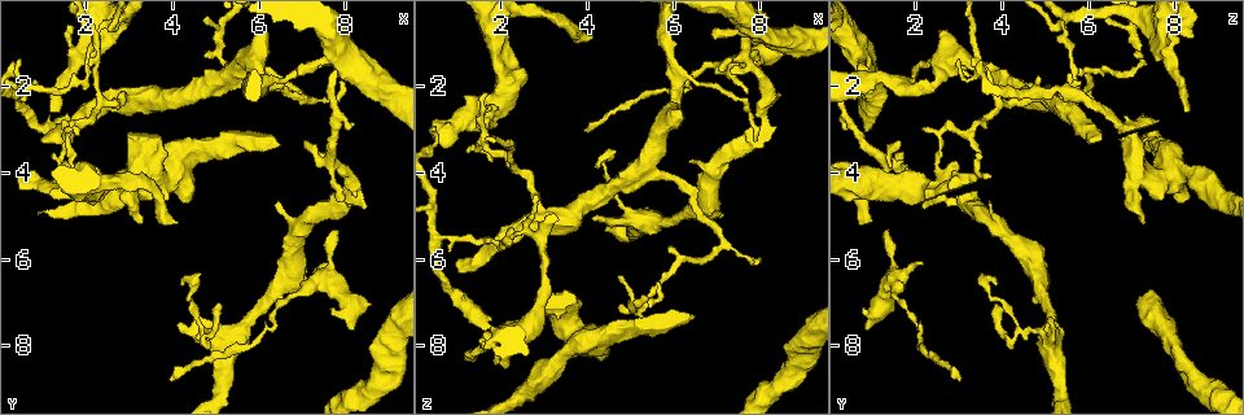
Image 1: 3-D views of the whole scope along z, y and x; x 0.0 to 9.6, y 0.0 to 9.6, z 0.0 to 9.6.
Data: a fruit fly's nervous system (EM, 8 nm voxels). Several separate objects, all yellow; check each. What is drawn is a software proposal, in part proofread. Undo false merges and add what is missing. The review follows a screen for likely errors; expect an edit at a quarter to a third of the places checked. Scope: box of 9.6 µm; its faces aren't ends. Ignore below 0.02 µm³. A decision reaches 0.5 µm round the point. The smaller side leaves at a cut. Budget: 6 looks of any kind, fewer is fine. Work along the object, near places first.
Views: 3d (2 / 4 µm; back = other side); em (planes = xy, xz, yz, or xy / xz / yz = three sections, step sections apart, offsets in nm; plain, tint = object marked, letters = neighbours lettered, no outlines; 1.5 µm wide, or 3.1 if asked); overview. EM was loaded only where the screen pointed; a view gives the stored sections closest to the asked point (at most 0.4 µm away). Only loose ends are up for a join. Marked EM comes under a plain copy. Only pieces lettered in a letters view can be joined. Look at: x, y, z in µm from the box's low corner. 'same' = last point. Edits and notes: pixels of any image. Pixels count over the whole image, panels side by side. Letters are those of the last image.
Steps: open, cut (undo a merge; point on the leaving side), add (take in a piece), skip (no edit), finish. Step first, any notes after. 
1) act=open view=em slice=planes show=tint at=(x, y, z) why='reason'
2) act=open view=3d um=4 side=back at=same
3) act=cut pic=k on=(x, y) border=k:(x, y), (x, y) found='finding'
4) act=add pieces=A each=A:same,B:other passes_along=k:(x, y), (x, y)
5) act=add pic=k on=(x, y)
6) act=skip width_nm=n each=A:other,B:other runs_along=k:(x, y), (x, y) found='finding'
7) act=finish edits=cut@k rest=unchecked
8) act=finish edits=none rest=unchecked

act=open view=em slice=yz step=4 show=letters at=(6.50, 4.65, 3.70) why='thick end'

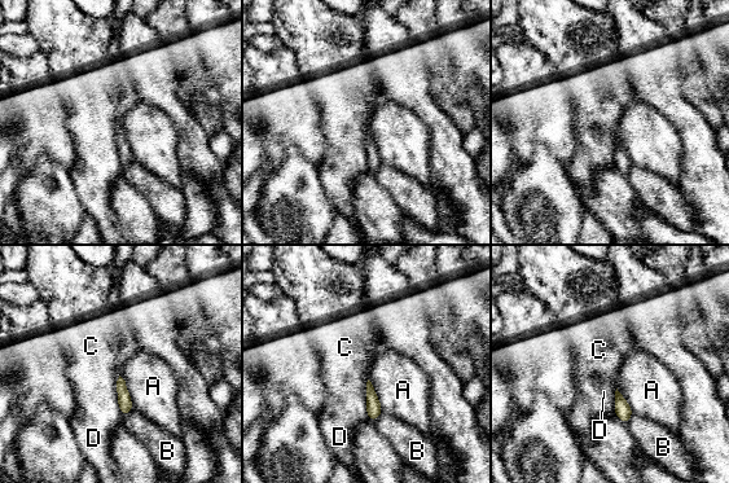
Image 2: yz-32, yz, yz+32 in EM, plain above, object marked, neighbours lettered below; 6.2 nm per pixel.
act=open view=em slice=planes show=letters at=same

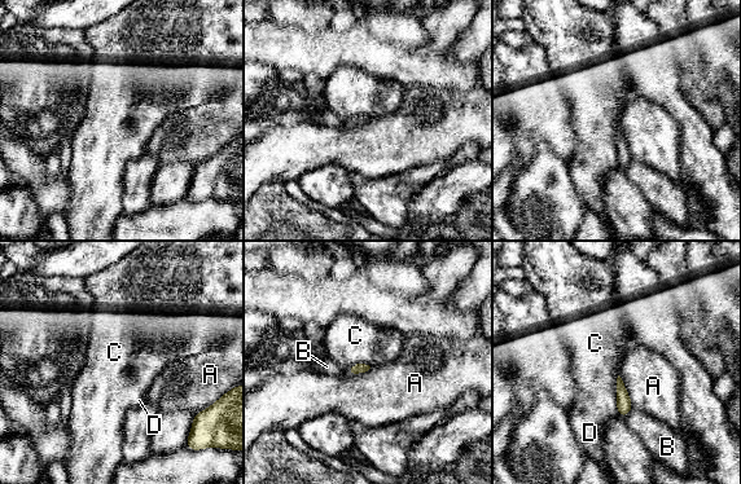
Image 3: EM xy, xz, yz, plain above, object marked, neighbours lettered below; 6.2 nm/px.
act=skip each=A:other,B:other,C:other,D:other border=3:(618, 374), (615, 406) found='none of them fits'

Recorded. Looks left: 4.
act=open view=em slice=planes show=letters at=(7.85, 1.95, 6.15) why='thin end'

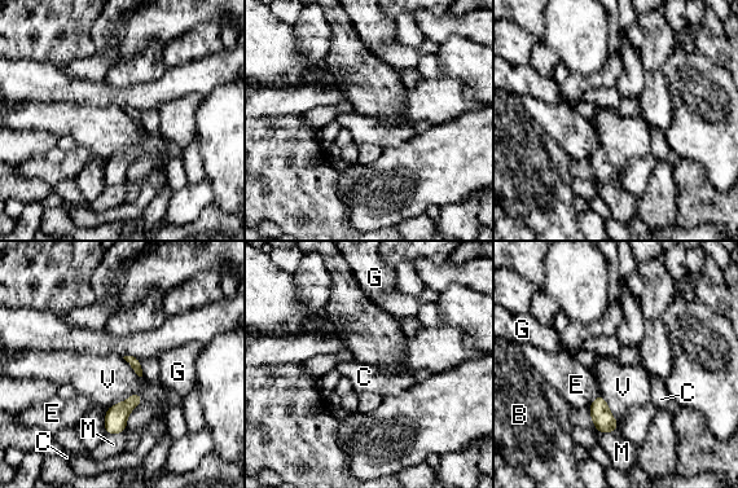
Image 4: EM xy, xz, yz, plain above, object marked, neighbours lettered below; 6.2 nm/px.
act=skip width_nm=70 longest_contact=V:240nm each=B:other,C:other,E:other,G:other,M:other,V:other found='no lettered piece goes on from it'

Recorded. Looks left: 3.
act=open view=3d um=4 at=(2.35, 0.80, 5.45) why='two arms in line, one across'

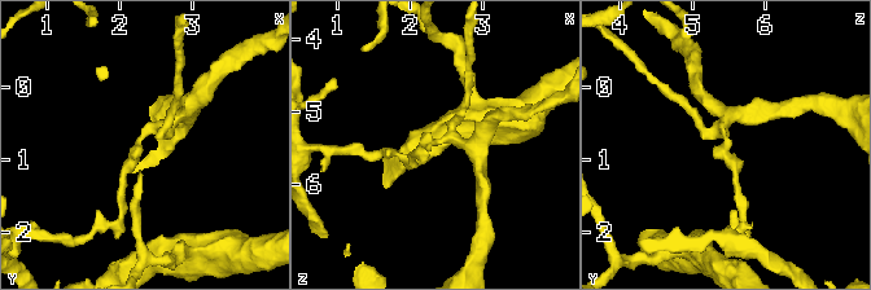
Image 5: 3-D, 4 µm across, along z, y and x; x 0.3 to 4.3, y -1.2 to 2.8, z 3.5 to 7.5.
act=open view=em slice=planes show=tint at=(2.30, 0.75, 5.40) arms=3

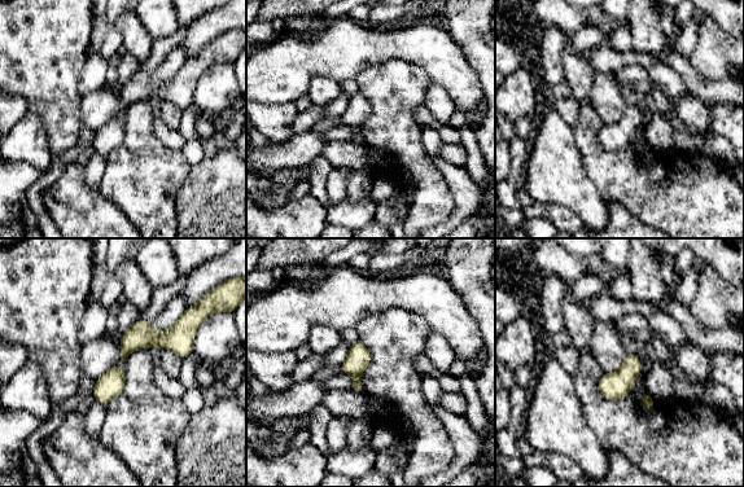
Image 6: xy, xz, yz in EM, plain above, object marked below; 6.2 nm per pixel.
act=open view=em slice=planes show=letters at=same

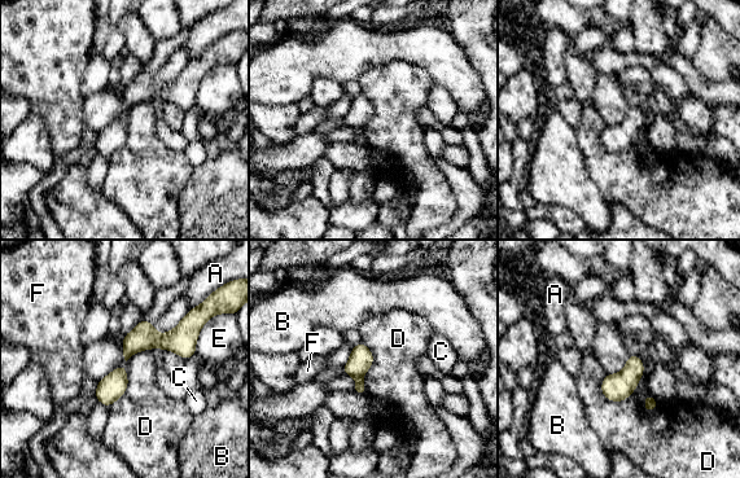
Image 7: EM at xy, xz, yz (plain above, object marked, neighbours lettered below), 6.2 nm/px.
act=cut pic=7 on=(360, 360) width_nm=160 each=A:other,B:other,C:other,D:other,E:other,F:other found='two neurons meet here'

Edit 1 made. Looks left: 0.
act=finish edits=cut@7 rest=unchecked

